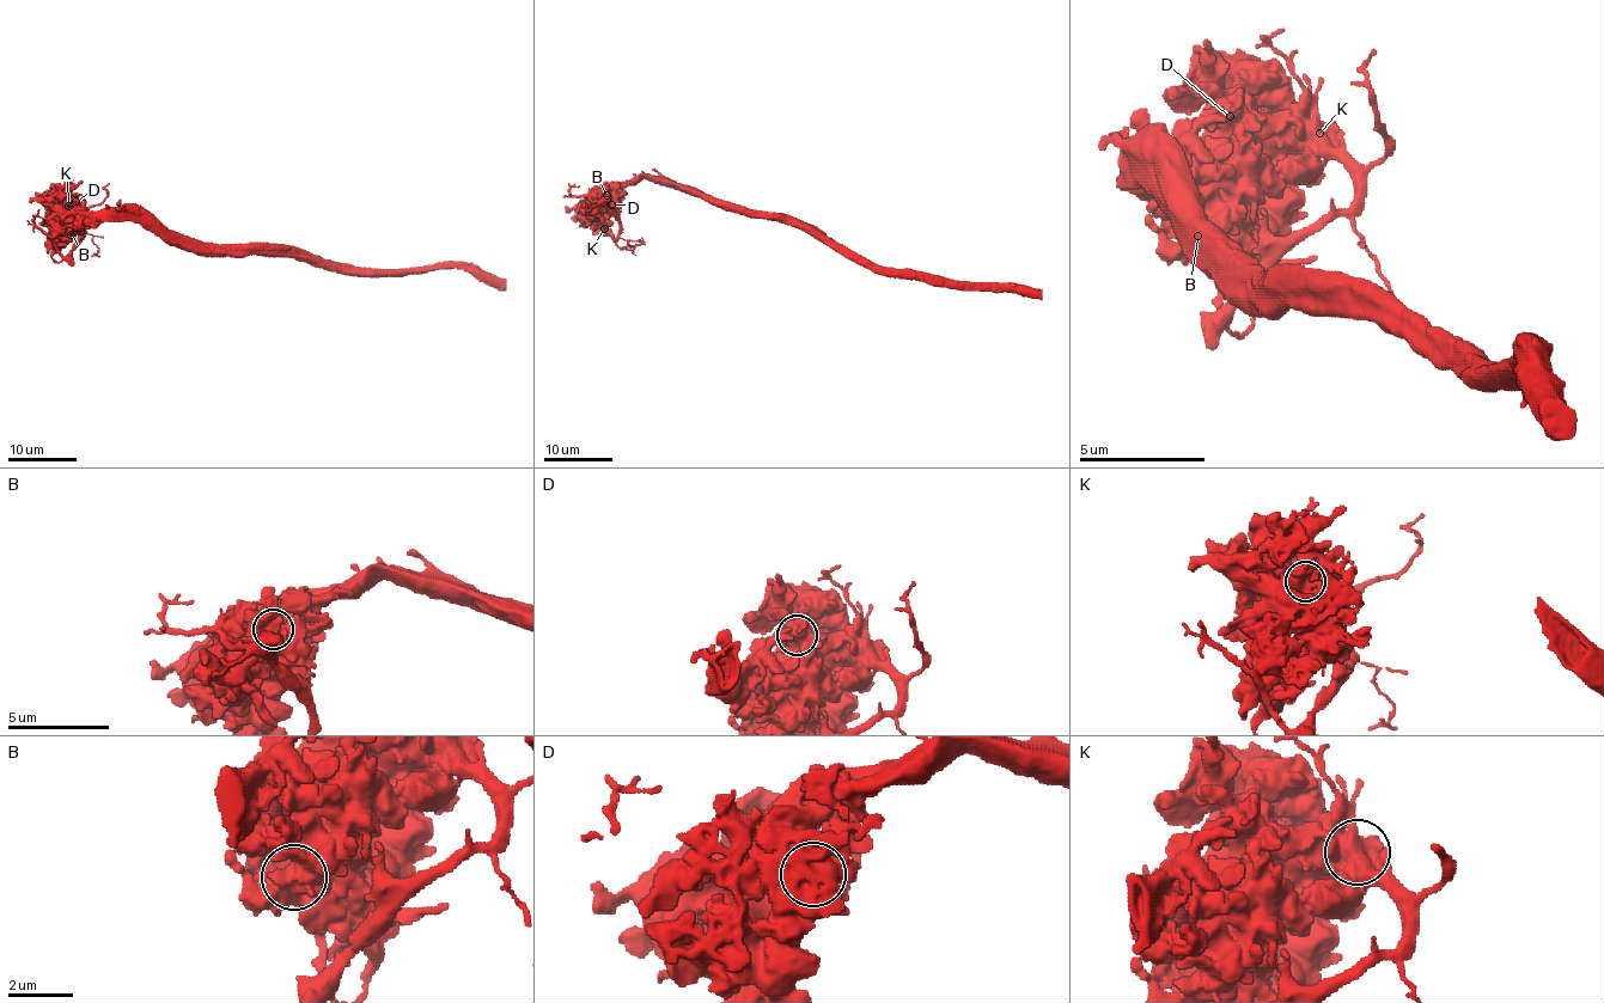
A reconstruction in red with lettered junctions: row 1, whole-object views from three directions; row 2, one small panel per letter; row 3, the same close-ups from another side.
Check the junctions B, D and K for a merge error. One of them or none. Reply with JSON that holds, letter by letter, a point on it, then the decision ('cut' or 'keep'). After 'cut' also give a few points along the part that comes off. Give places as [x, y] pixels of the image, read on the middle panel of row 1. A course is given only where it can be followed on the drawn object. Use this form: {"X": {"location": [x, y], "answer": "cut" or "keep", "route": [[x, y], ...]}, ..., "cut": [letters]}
{"B": {"location": [607, 195], "answer": "keep"}, "D": {"location": [611, 205], "answer": "keep"}, "K": {"location": [604, 228], "answer": "cut", "route": [[605, 228], [615, 238], [618, 236], [618, 221], [599, 202], [571, 194], [575, 183]]}, "cut": ["K"]}

